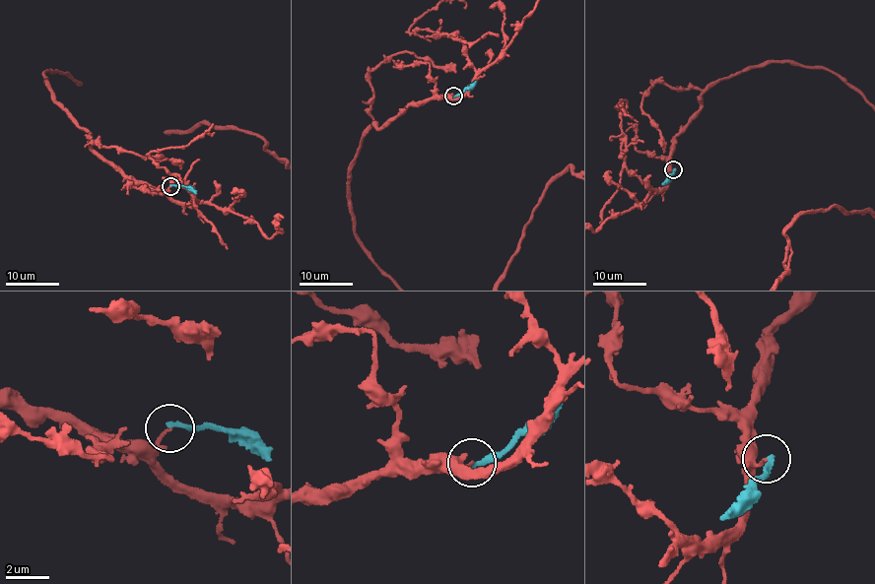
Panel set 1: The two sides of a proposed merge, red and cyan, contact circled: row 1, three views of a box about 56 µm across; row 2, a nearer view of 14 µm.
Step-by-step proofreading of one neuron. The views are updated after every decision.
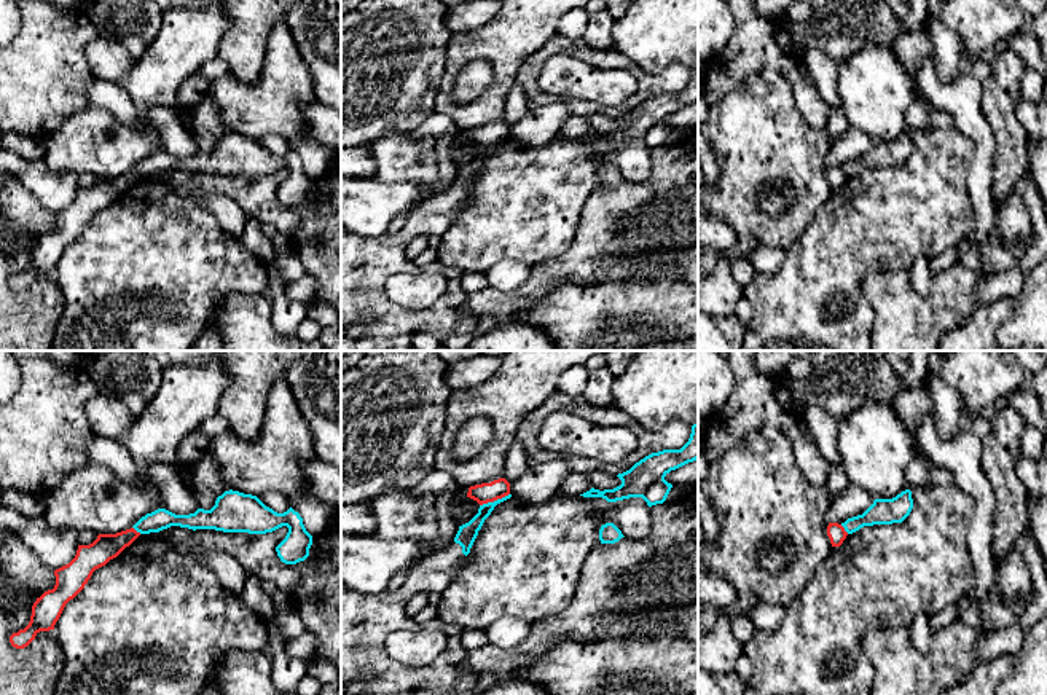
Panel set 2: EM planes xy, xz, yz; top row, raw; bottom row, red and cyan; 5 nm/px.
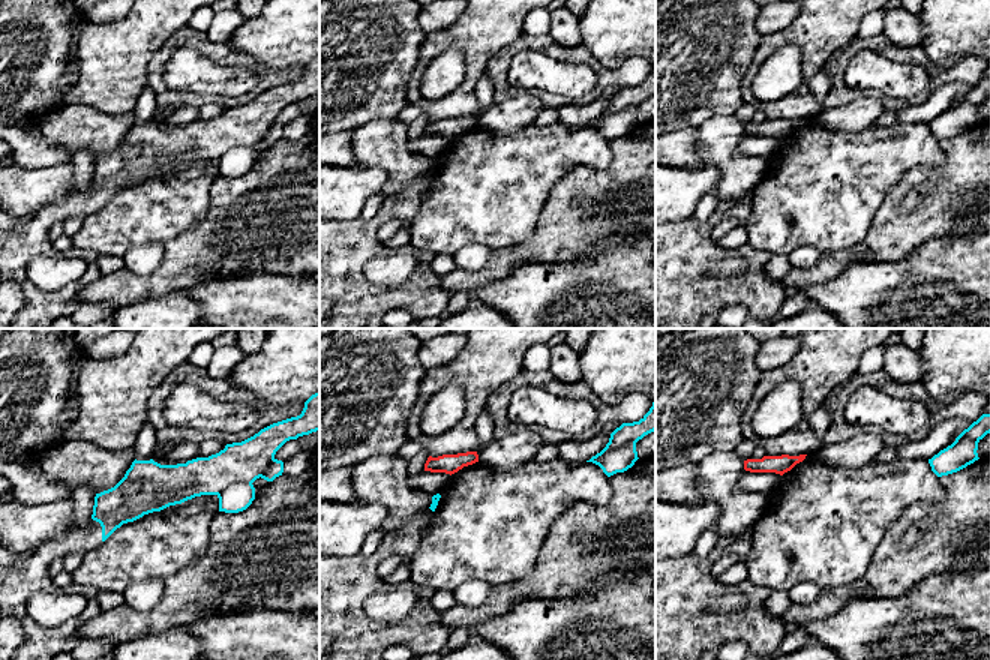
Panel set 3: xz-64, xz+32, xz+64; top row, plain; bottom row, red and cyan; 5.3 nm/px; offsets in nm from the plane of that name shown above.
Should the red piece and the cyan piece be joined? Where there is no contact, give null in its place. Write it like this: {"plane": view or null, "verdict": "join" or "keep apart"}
{"plane": "xz", "verdict": "keep apart"}

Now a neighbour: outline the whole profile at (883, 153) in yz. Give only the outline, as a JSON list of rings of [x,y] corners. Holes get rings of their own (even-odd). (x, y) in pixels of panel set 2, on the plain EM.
[[[905,132],[892,142],[875,142],[862,158],[848,161],[841,169],[853,177],[864,169],[902,166],[912,151],[912,134]]]

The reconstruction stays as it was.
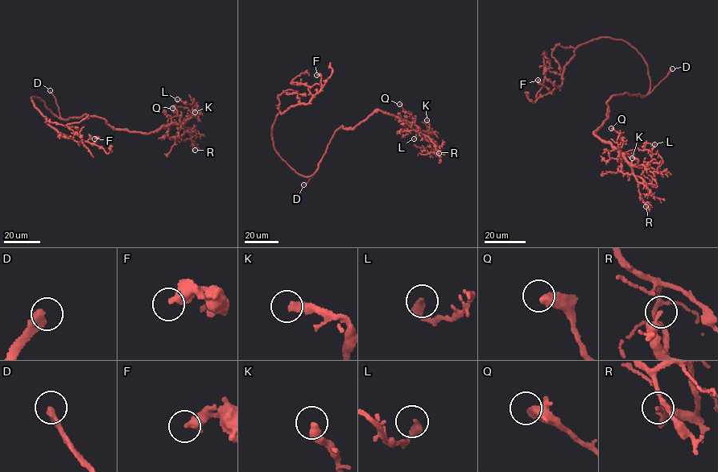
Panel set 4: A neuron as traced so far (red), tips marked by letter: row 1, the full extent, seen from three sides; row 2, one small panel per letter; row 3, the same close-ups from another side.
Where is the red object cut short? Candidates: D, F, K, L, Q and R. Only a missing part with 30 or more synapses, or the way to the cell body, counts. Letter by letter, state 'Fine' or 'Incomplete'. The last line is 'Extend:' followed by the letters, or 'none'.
D: Incomplete
F: Fine
K: Fine
L: Fine
Q: Fine
R: Fine
Extend: D

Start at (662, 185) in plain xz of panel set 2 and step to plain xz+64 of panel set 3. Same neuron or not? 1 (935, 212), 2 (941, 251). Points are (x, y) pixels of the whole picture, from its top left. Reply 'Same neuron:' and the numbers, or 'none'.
Same neuron: 1

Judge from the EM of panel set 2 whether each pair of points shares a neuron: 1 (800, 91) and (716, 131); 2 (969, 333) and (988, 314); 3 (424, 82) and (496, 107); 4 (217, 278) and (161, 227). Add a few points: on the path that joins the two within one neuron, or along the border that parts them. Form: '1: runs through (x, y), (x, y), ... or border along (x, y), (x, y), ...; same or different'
1: border along (765, 69), (788, 82), (813, 126); different
2: runs through (974, 329), (984, 319); same
3: border along (447, 50), (434, 110); different
4: runs through (203, 267), (176, 241); same

